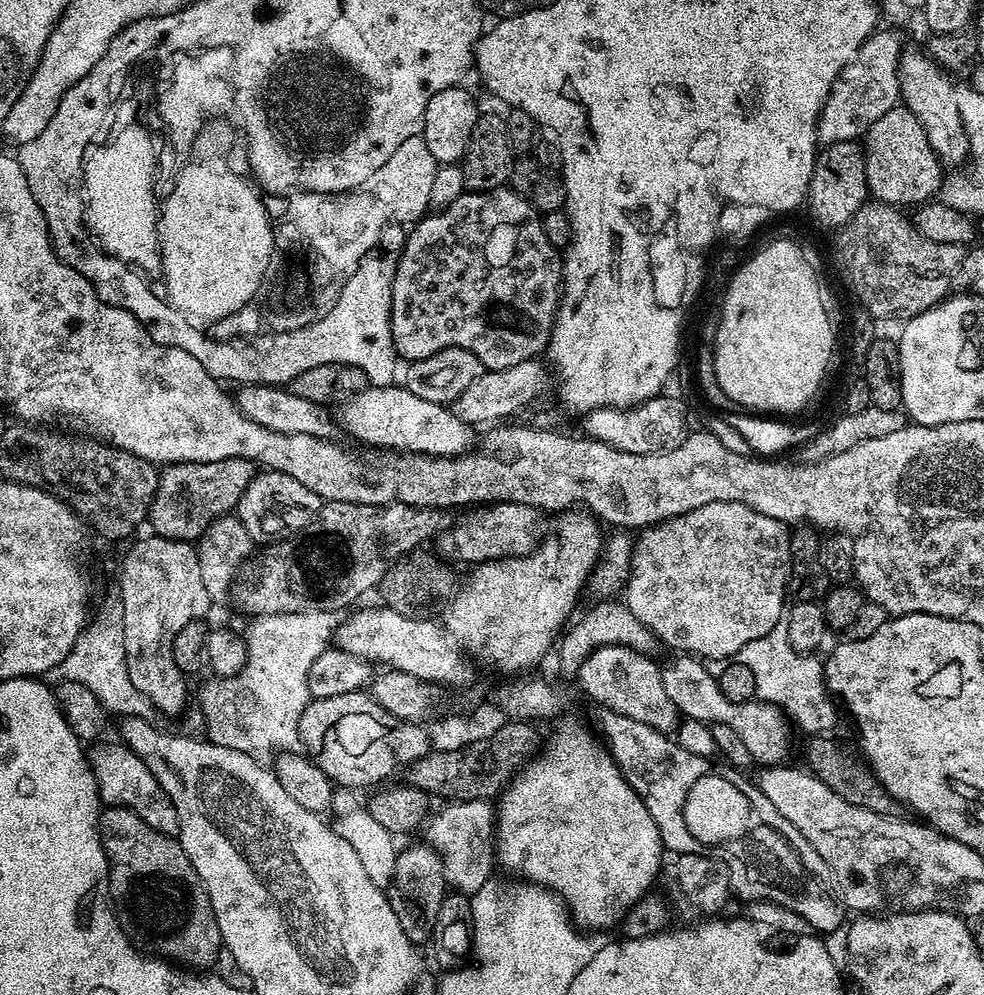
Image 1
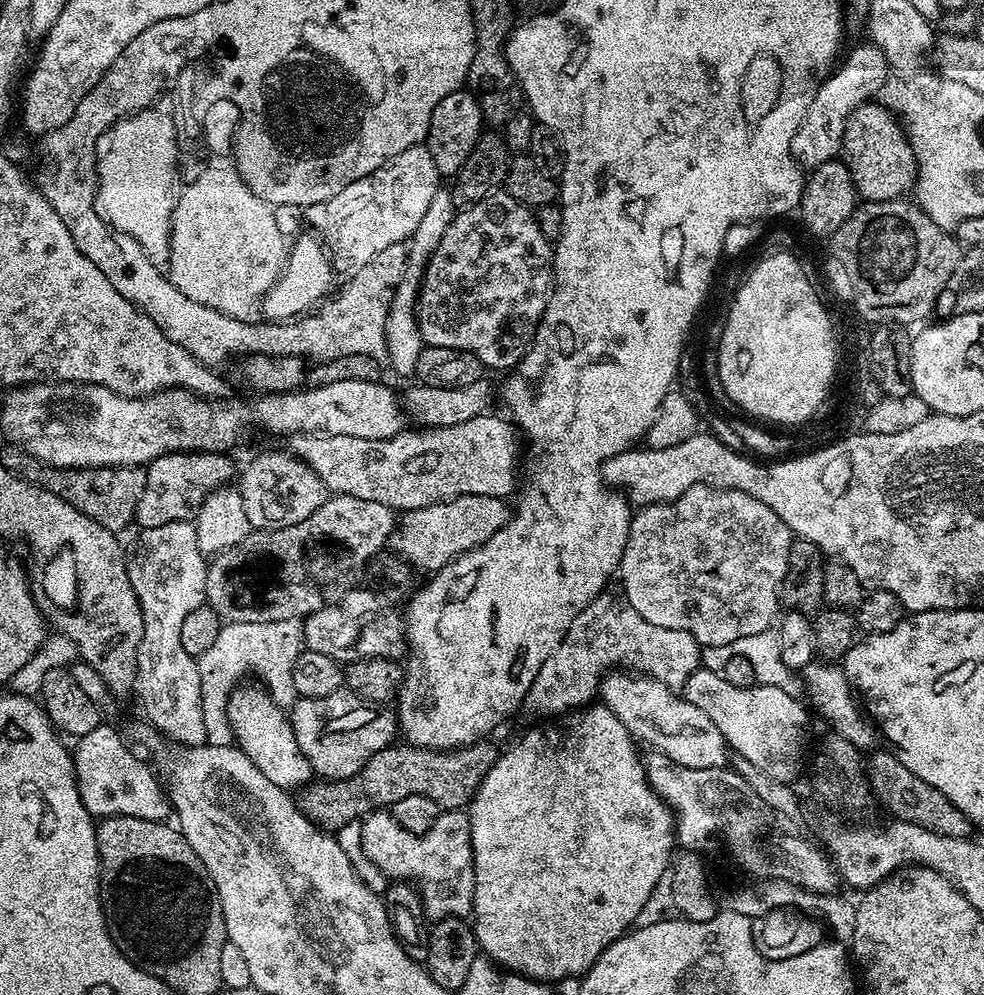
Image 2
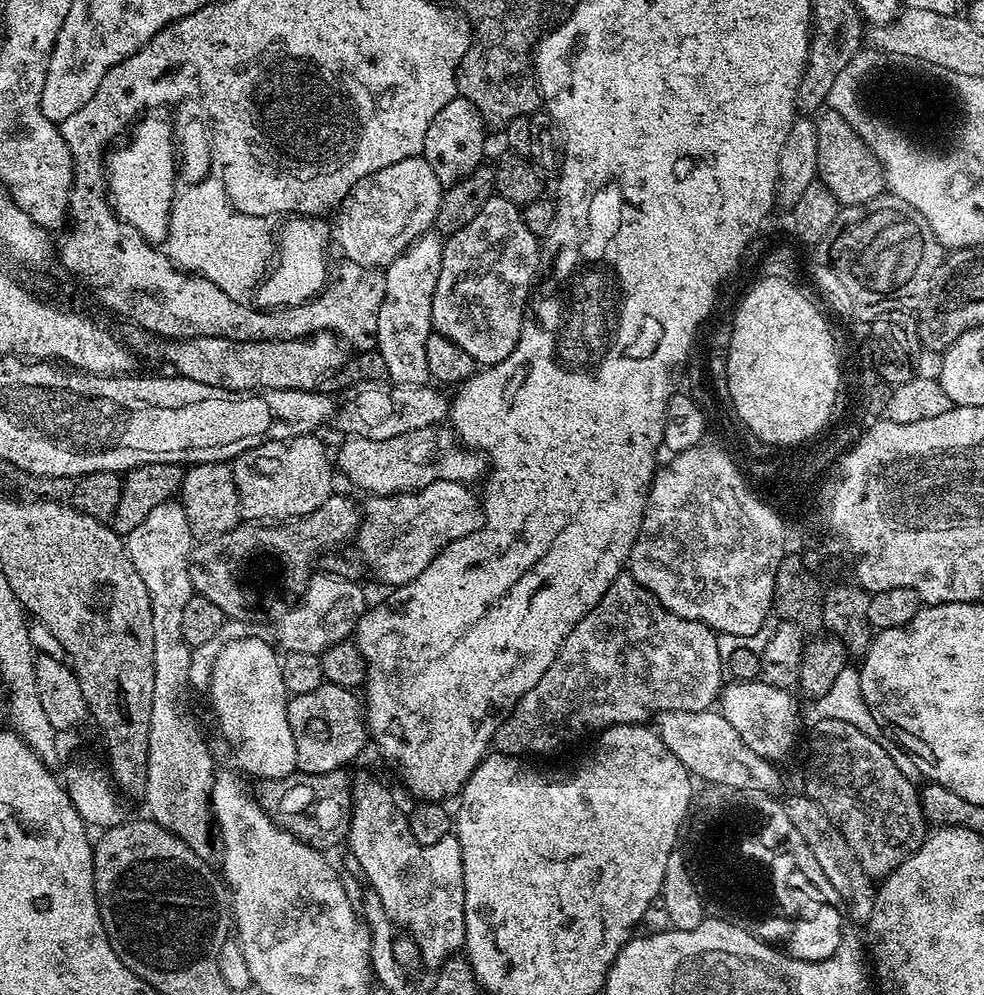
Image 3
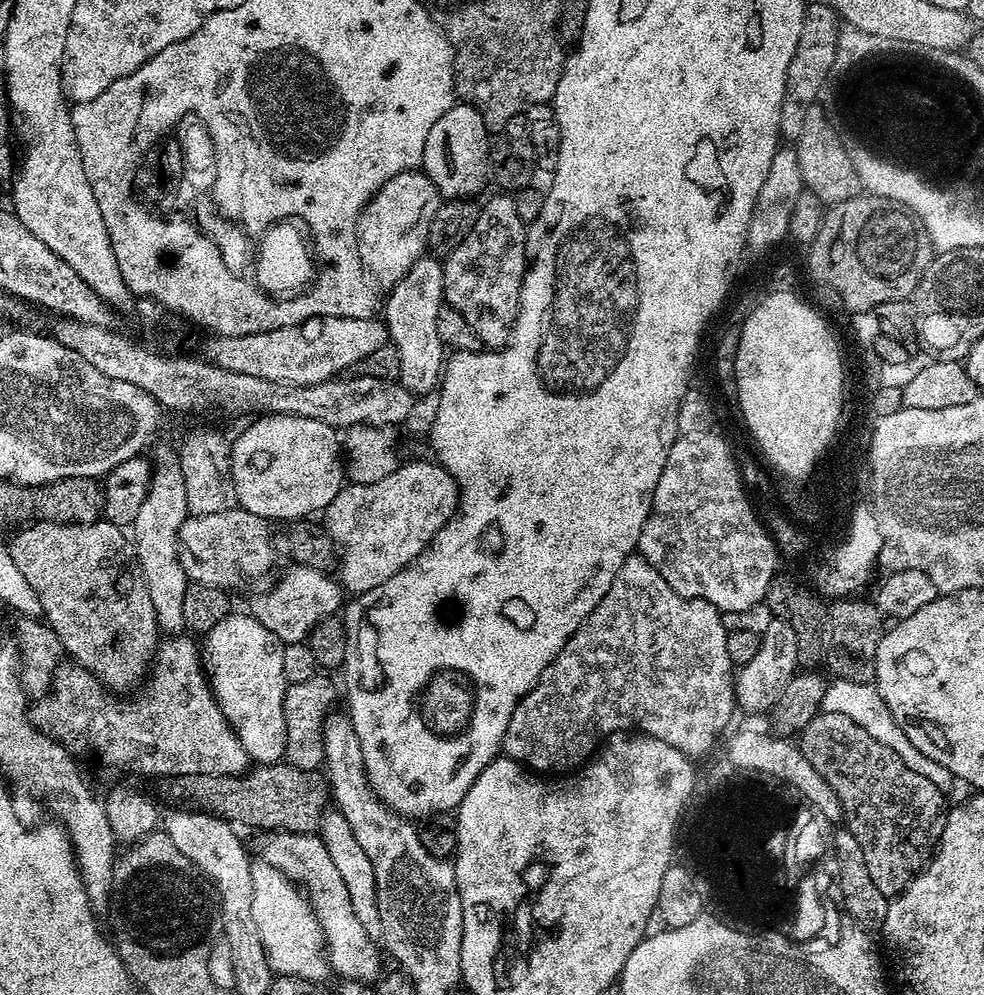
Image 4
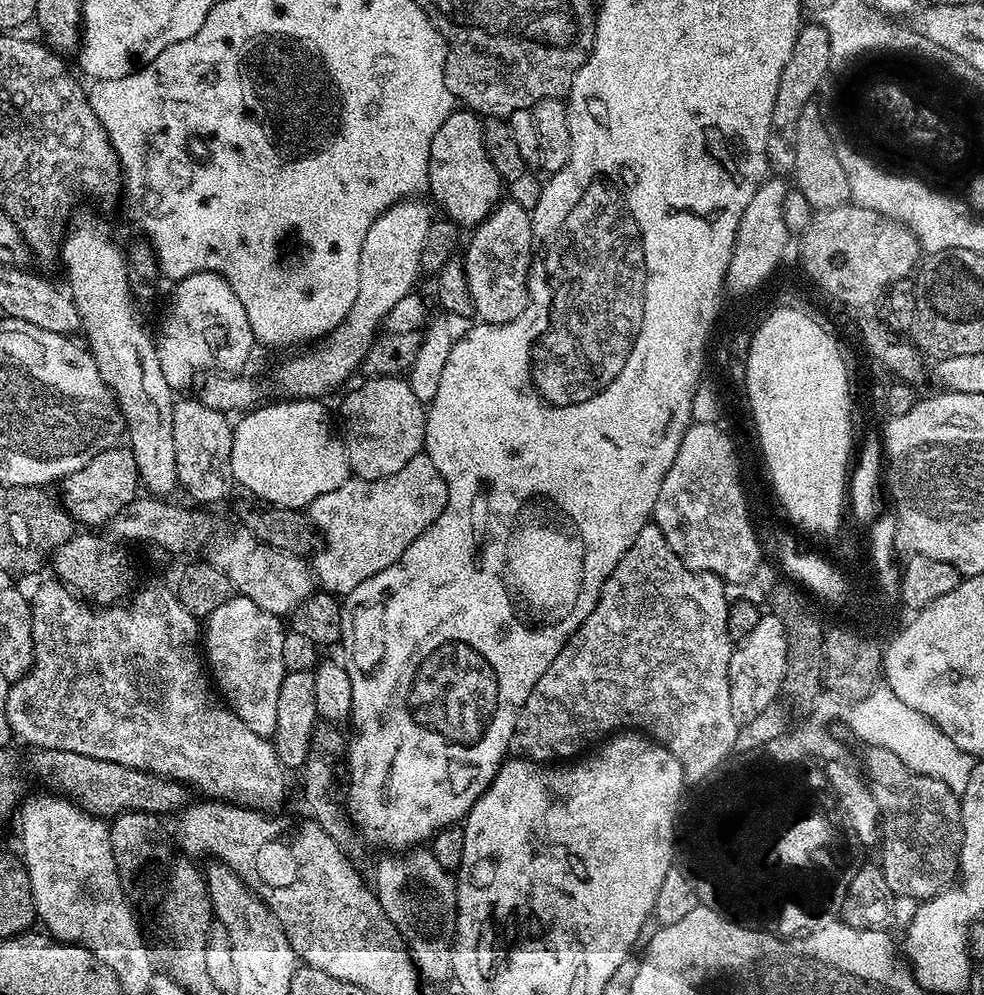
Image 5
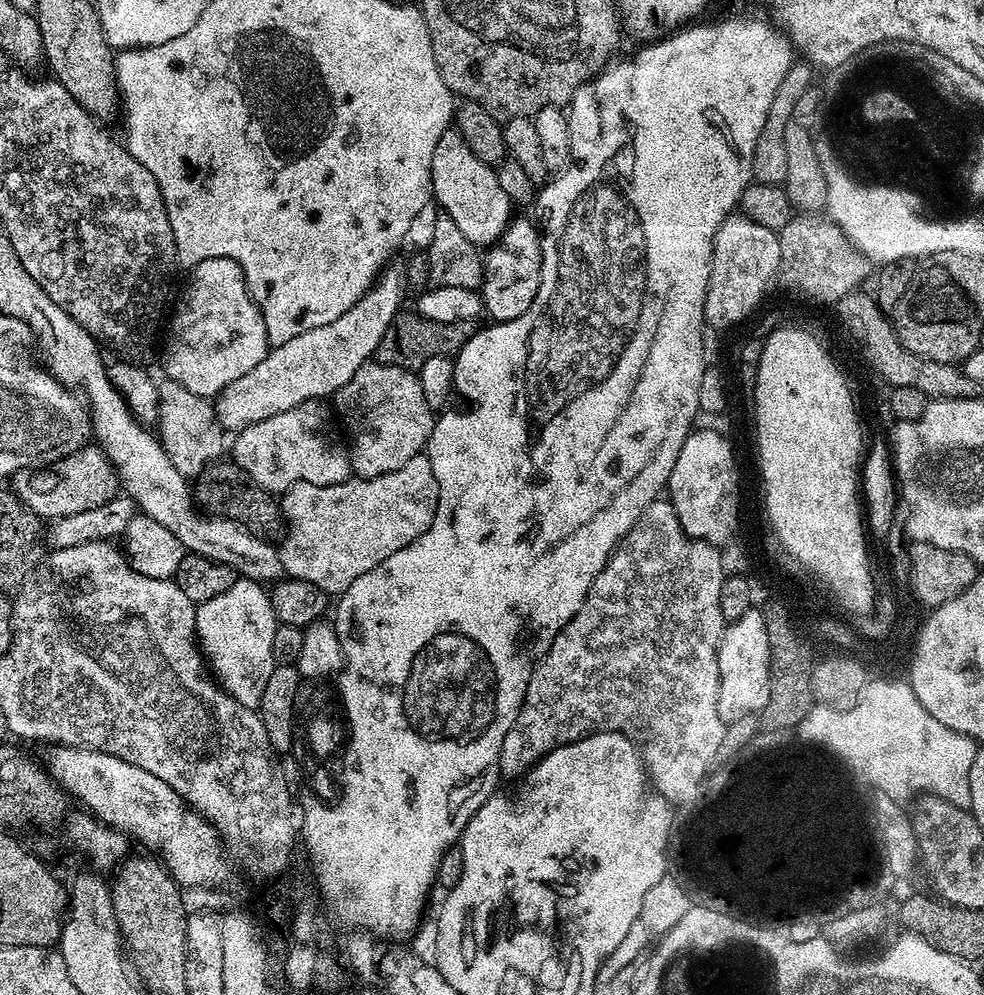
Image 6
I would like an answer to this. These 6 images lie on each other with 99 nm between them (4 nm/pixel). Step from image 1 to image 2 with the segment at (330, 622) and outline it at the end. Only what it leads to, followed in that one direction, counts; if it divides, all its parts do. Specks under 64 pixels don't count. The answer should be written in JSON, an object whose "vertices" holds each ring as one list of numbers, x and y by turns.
{"vertices":[[295,620,282,622,234,622,225,623,220,629,214,646,198,657,202,678,202,710,204,734,209,744,226,744,233,739,227,708,228,699,237,687,236,680,248,671,257,672,264,679,266,689,274,703,291,706,298,697,294,690,292,667,302,651,302,628]]}

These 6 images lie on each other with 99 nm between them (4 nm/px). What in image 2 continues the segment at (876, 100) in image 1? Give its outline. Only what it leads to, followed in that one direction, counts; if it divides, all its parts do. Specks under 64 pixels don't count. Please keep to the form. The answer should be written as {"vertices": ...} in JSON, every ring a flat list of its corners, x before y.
{"vertices":[[868,42,861,48,854,49,845,58,844,65,838,68,825,79,814,94,814,102,810,102,810,110,806,110,806,118,802,118,802,126,798,126,798,134,794,134,792,139,792,158,801,169,811,170,828,160,837,159,842,152,844,128,853,112,867,105,873,99,871,96,888,78,890,80,888,59,884,57,883,50]]}

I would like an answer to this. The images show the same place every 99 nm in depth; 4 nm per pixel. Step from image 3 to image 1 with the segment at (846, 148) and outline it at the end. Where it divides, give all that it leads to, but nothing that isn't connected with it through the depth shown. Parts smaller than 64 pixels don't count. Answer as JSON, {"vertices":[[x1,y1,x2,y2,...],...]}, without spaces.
{"vertices":[[897,106,886,110,882,118,869,126,862,137,866,182,873,201,893,206,931,201,946,175,940,157,930,146,922,122,909,108]]}

